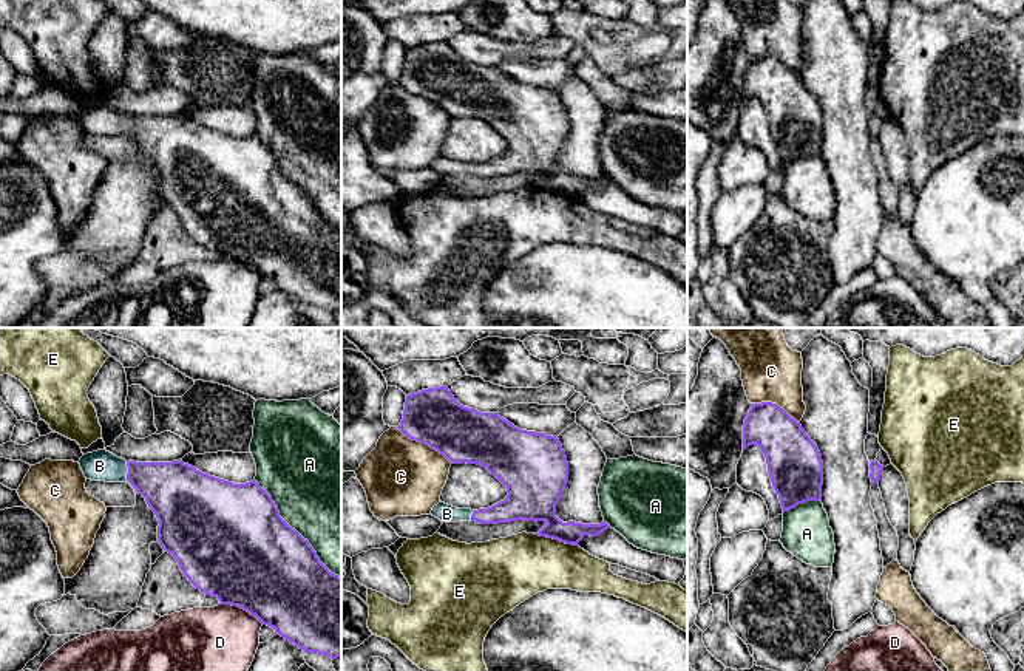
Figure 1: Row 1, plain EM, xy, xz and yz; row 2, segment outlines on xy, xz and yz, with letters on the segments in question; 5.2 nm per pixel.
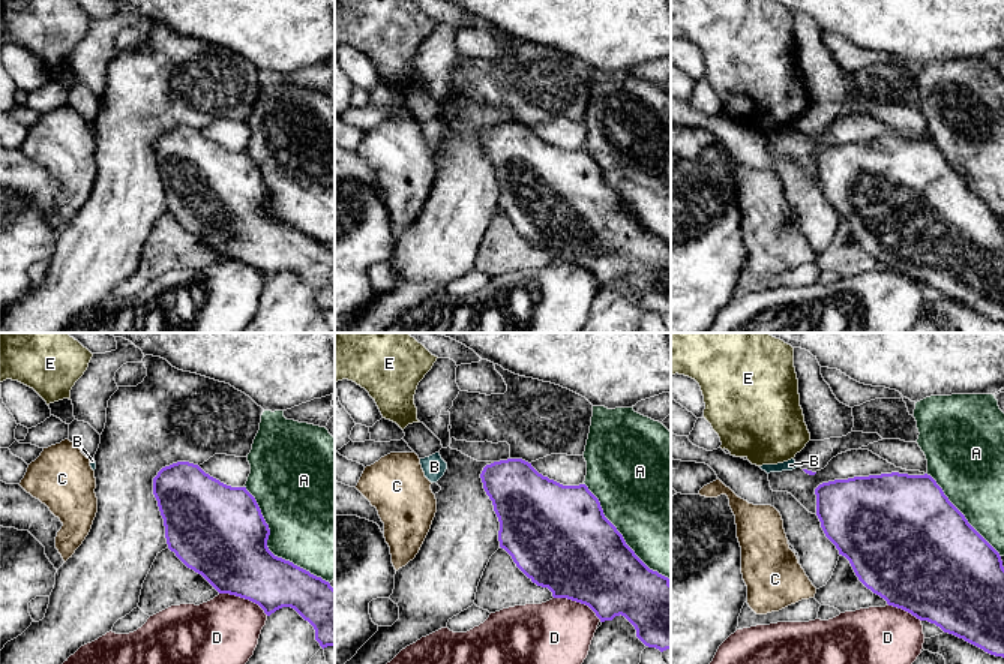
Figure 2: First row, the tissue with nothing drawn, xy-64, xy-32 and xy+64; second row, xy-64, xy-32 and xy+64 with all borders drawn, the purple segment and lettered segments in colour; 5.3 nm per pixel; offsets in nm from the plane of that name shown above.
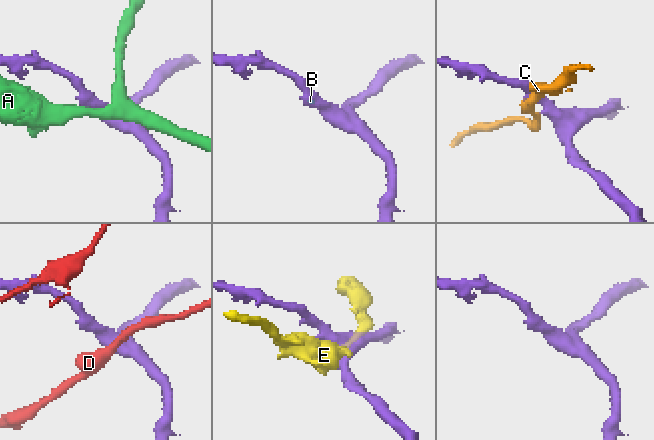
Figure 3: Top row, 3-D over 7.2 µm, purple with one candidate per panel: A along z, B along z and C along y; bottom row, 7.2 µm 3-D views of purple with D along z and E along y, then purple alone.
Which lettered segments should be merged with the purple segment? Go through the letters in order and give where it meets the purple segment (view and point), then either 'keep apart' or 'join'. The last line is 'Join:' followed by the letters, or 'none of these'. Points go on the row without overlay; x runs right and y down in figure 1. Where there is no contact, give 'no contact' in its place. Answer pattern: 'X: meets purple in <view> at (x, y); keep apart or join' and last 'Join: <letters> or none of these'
A: meets purple in xy at (294, 183); keep apart
B: meets purple in xy at (128, 126); join
C: meets purple in xz at (423, 96); keep apart
D: meets purple in xy at (243, 262); keep apart
E: meets purple in xz at (555, 192); keep apart
Join: B

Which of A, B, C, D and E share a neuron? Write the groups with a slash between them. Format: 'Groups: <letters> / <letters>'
Groups: A / B / C / D / E

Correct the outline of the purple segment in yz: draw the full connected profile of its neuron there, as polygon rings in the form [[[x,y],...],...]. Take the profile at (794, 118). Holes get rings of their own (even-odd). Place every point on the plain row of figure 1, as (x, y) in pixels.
[[[752,57],[743,79],[743,104],[752,97],[766,111],[783,165],[822,153],[822,108],[800,76],[777,57]]]

